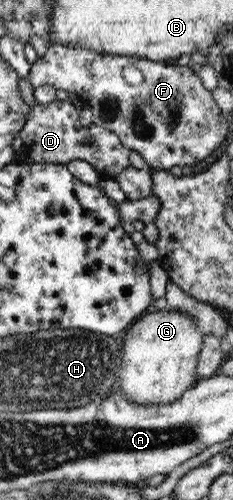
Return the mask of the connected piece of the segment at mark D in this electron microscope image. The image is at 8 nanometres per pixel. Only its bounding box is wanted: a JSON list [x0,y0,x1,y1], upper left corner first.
[18,77,131,178]

